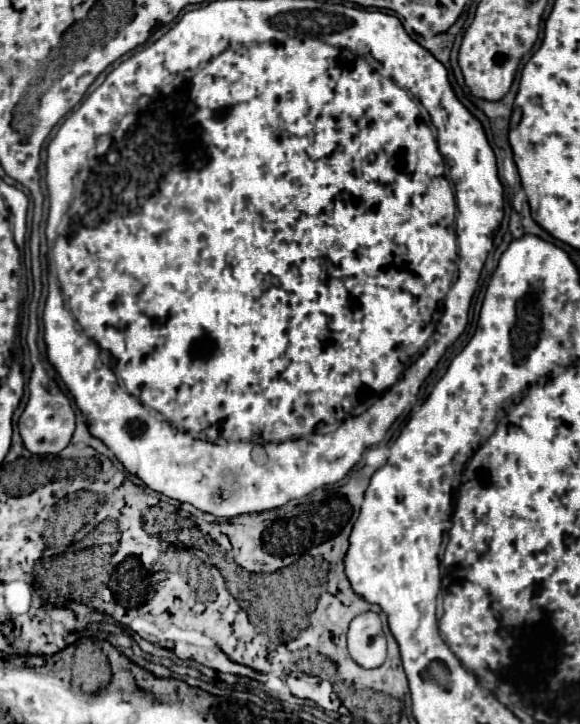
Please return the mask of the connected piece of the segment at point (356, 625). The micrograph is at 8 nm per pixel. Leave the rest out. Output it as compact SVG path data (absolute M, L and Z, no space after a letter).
M363 613L351 621L347 647L353 661L363 669L377 669L385 663L385 635L377 613Z

